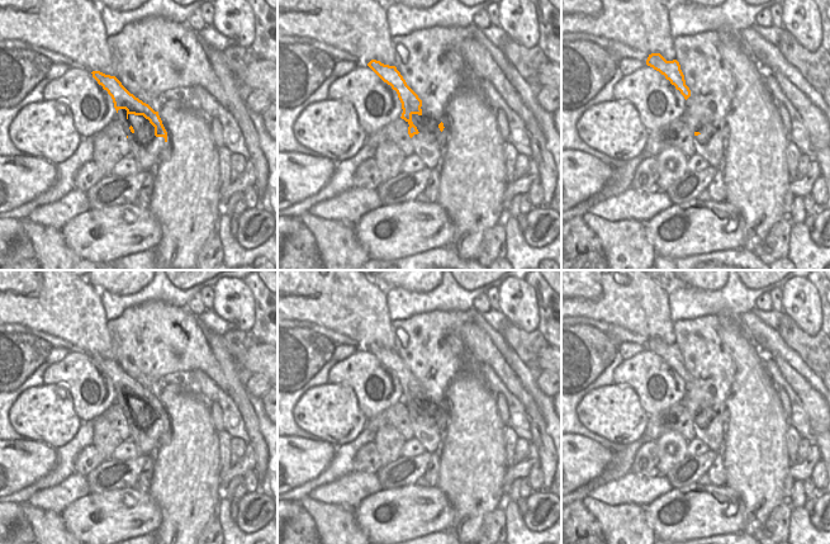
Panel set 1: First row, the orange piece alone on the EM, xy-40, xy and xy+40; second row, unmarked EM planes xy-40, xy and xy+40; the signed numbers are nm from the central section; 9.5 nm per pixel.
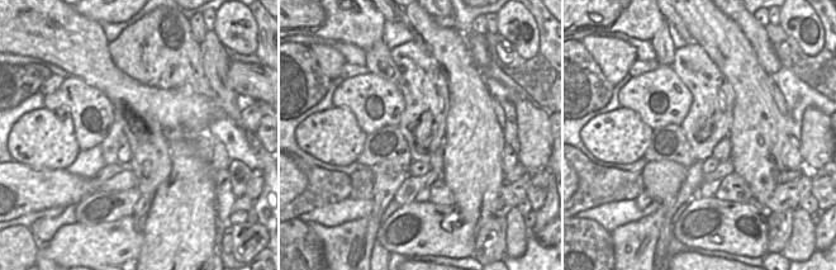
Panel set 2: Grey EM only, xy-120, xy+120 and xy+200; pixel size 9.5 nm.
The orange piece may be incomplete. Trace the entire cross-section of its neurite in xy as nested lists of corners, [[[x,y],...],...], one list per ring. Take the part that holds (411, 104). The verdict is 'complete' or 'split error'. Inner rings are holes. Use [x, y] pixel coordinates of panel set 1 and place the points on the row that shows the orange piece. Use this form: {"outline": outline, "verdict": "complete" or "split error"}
{"outline": [[[371,60],[367,66],[393,90],[397,91],[402,103],[402,119],[408,127],[408,134],[412,138],[413,153],[423,162],[425,167],[433,170],[438,169],[442,161],[444,148],[446,146],[446,129],[444,123],[438,124],[438,131],[430,134],[422,134],[412,122],[412,115],[422,115],[422,100],[407,85],[405,80],[395,66],[384,65],[380,61]]], "verdict": "split error"}

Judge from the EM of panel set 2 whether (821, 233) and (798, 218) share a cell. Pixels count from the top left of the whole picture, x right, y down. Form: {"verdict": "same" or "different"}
{"verdict": "different"}

